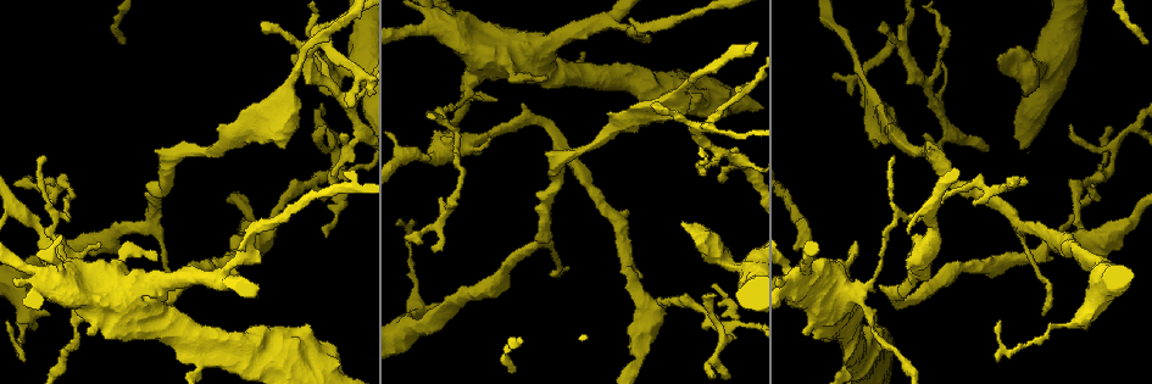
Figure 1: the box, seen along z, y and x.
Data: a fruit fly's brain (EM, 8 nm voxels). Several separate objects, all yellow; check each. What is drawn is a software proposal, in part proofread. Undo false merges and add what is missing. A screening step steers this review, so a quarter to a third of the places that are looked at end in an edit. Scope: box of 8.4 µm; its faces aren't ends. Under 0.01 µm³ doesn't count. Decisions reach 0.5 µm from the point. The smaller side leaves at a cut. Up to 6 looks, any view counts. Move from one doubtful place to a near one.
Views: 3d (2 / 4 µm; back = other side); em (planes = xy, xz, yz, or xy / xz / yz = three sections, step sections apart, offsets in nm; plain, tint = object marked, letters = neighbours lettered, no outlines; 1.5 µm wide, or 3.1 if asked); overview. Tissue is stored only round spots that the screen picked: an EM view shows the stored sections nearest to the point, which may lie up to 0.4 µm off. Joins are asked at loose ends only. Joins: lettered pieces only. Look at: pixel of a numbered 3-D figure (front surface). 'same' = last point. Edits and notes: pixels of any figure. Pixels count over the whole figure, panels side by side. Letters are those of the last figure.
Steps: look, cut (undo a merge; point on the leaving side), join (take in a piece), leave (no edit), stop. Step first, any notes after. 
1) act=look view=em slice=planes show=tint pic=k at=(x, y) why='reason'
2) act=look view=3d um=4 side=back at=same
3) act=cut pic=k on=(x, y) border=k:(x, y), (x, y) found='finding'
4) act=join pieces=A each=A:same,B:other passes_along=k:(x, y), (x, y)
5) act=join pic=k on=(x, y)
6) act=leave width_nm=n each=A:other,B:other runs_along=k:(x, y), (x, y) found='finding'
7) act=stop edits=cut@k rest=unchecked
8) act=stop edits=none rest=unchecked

act=look view=em slice=planes show=letters pic=1 at=(1070, 124) why='thin end'

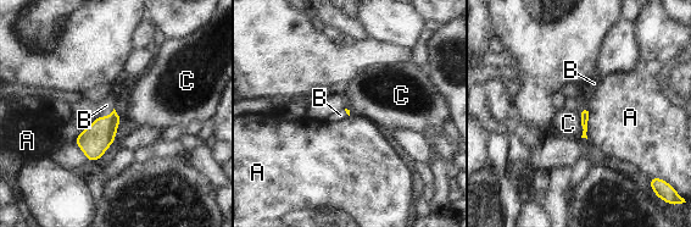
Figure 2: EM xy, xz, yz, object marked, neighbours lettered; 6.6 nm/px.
act=join pieces=B each=A:other,B:same,C:other found='the cell continues'

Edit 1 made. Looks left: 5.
act=look view=3d um=2 pic=1 at=(348, 106) why='free end'

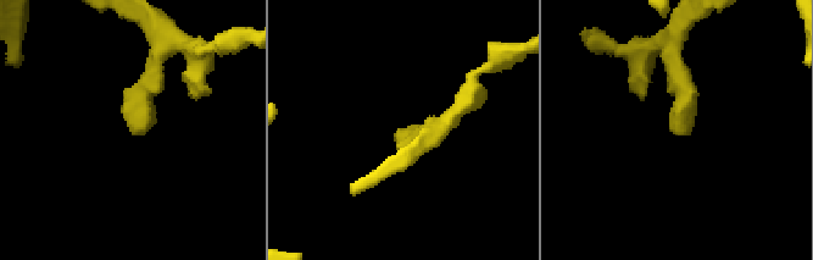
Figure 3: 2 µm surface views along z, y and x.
act=look view=em slice=planes show=letters pic=3 at=(134, 132)

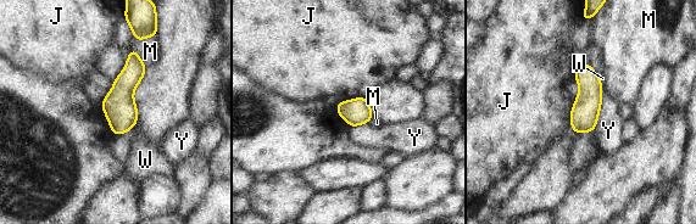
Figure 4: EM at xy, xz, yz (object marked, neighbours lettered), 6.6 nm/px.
act=leave each=J:other,M:other,W:other,Y:other border=4:(594, 129), (590, 133) found='no lettered piece goes on from it'

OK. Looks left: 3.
act=stop edits=join@2 rest=unchecked

